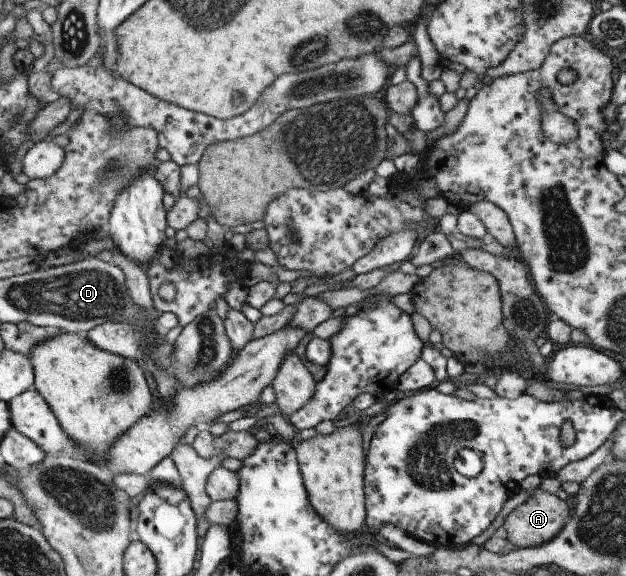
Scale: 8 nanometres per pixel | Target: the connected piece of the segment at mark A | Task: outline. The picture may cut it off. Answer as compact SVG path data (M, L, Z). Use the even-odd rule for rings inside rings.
M536 491L508 513L503 522L507 541L517 548L538 546L558 534L570 506L556 495Z

